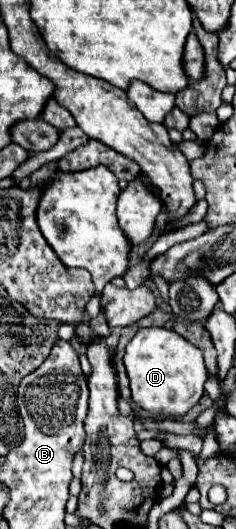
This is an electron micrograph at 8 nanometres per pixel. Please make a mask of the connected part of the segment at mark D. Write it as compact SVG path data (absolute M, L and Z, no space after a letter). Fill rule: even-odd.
M141 328L127 344L123 362L131 382L131 394L135 404L151 416L183 416L203 396L203 384L207 380L203 354L175 330Z

